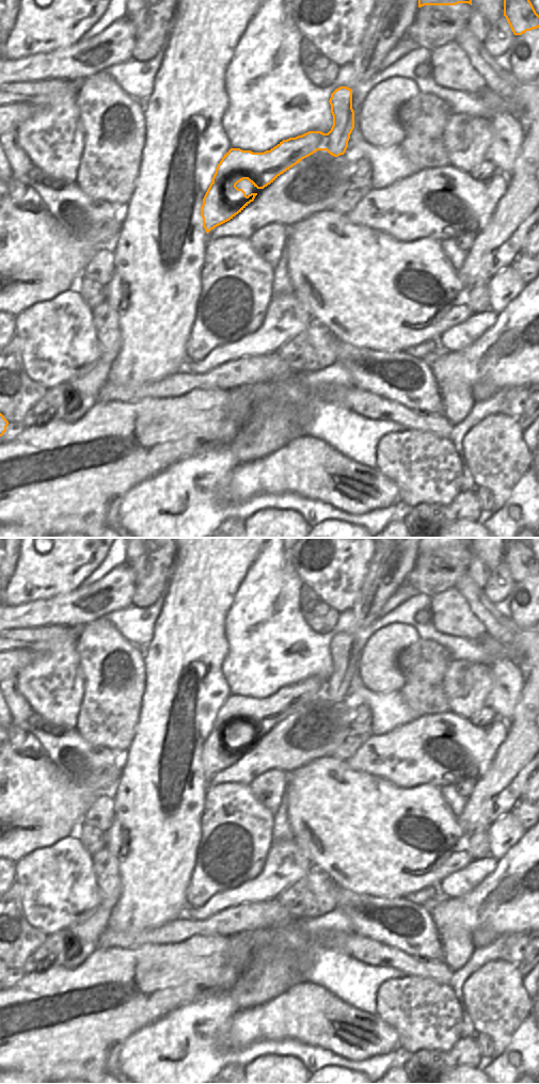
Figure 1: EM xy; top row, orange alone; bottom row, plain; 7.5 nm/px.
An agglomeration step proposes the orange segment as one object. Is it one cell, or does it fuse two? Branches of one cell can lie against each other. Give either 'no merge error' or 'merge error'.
merge error

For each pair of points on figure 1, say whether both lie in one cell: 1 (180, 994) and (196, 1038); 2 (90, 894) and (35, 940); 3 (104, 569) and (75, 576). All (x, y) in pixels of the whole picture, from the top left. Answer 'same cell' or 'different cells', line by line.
1: different cells
2: different cells
3: different cells

